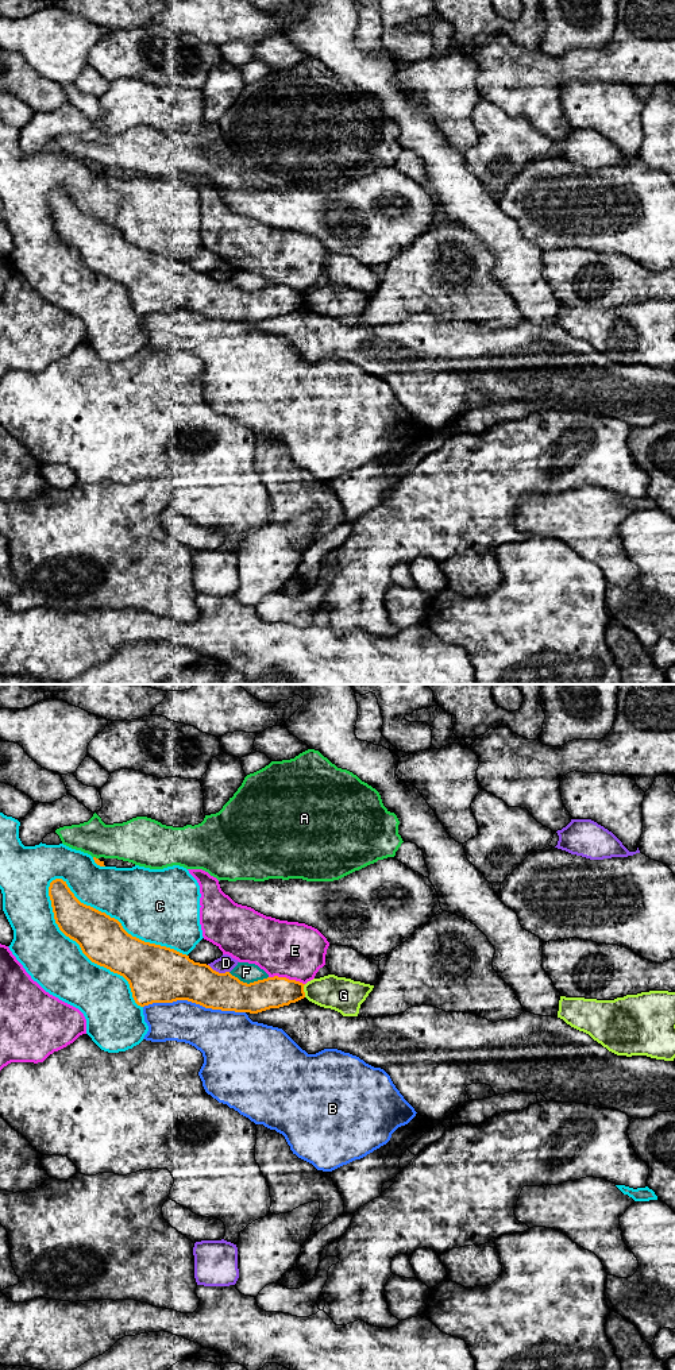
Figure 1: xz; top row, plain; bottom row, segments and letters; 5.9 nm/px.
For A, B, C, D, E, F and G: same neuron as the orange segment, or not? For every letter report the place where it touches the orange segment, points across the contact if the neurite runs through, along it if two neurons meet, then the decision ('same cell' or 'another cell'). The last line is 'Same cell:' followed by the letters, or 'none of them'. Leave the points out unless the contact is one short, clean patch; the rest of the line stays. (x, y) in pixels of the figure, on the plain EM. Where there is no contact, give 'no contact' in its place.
A: contact xz (95, 166); another cell
B: contact xz (195, 311); another cell
C: contact xz (118, 230); another cell
D: contact xz (218, 281); another cell
E: contact xz (285, 286); another cell
F: contact xz (250, 292); another cell
G: contact xz (303, 300); border xz (305, 293), (304, 305); another cell
Same cell: none of them

